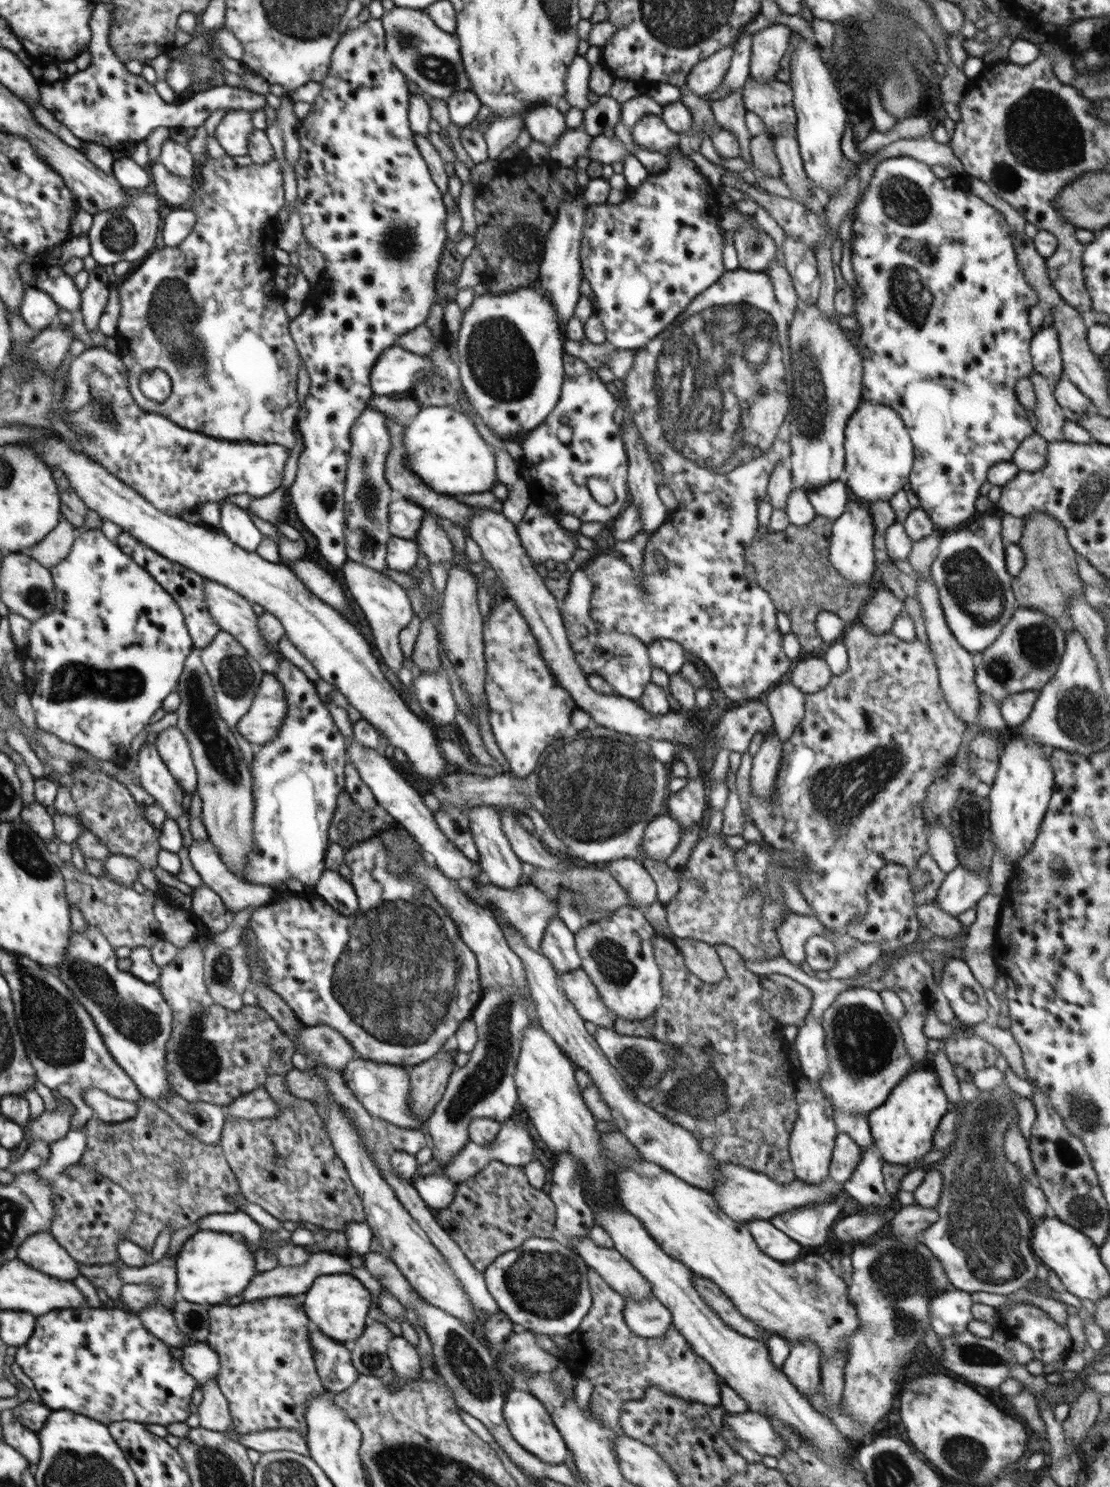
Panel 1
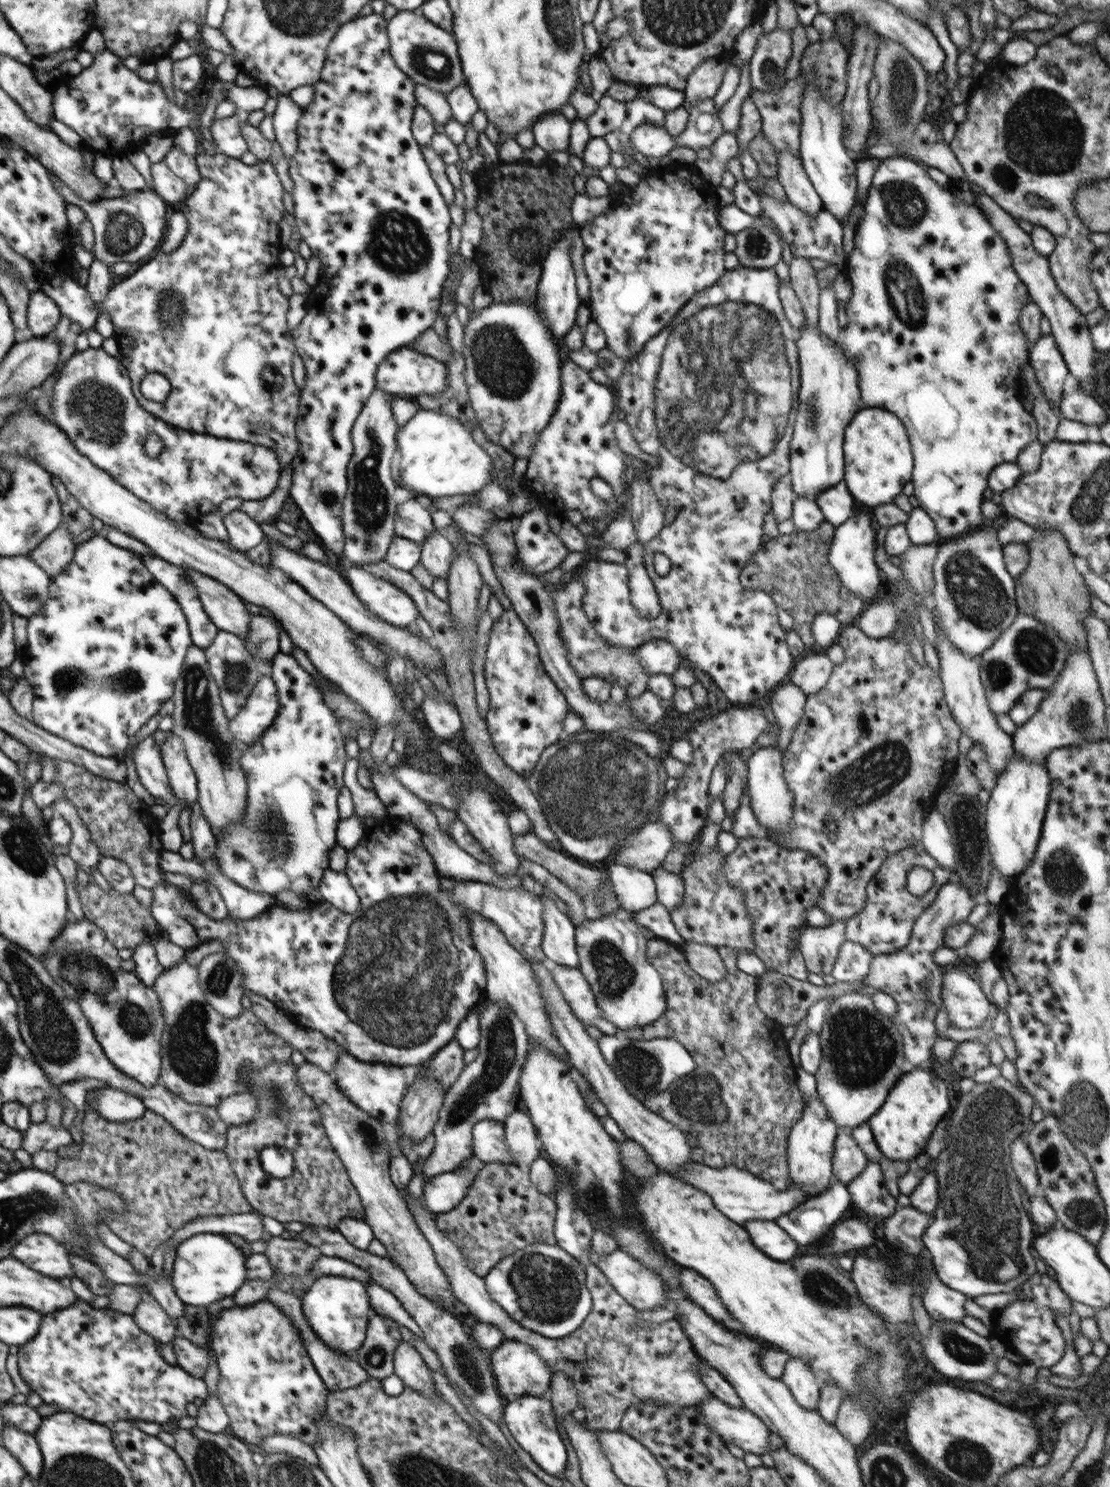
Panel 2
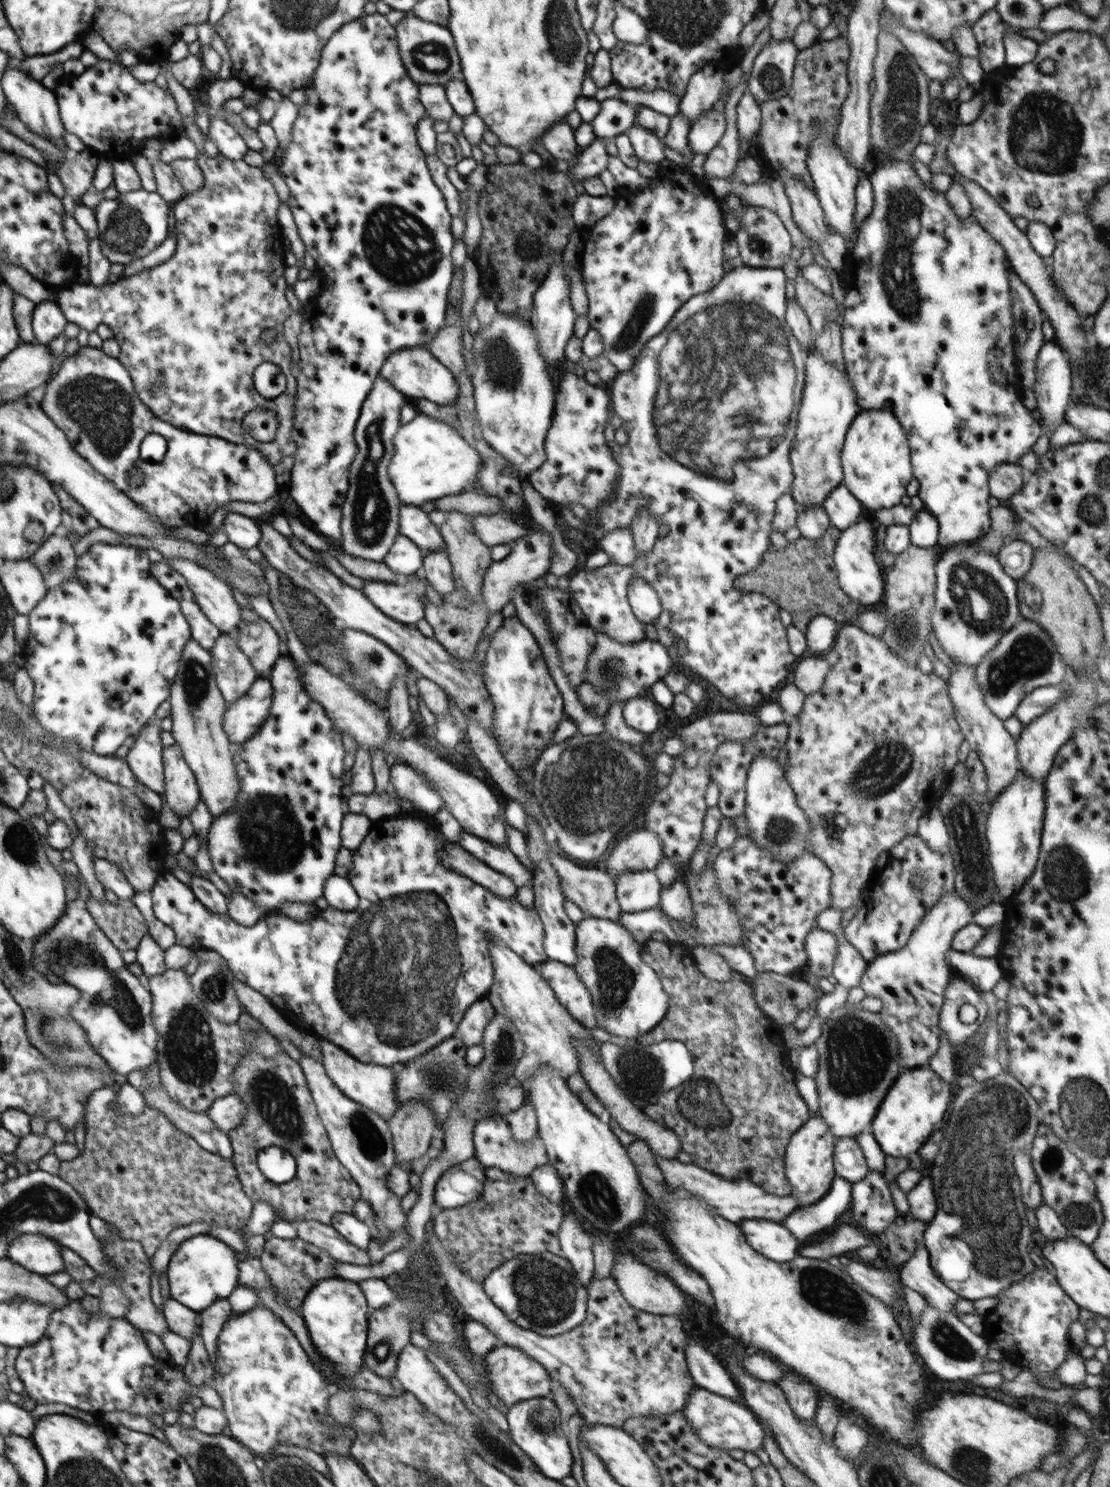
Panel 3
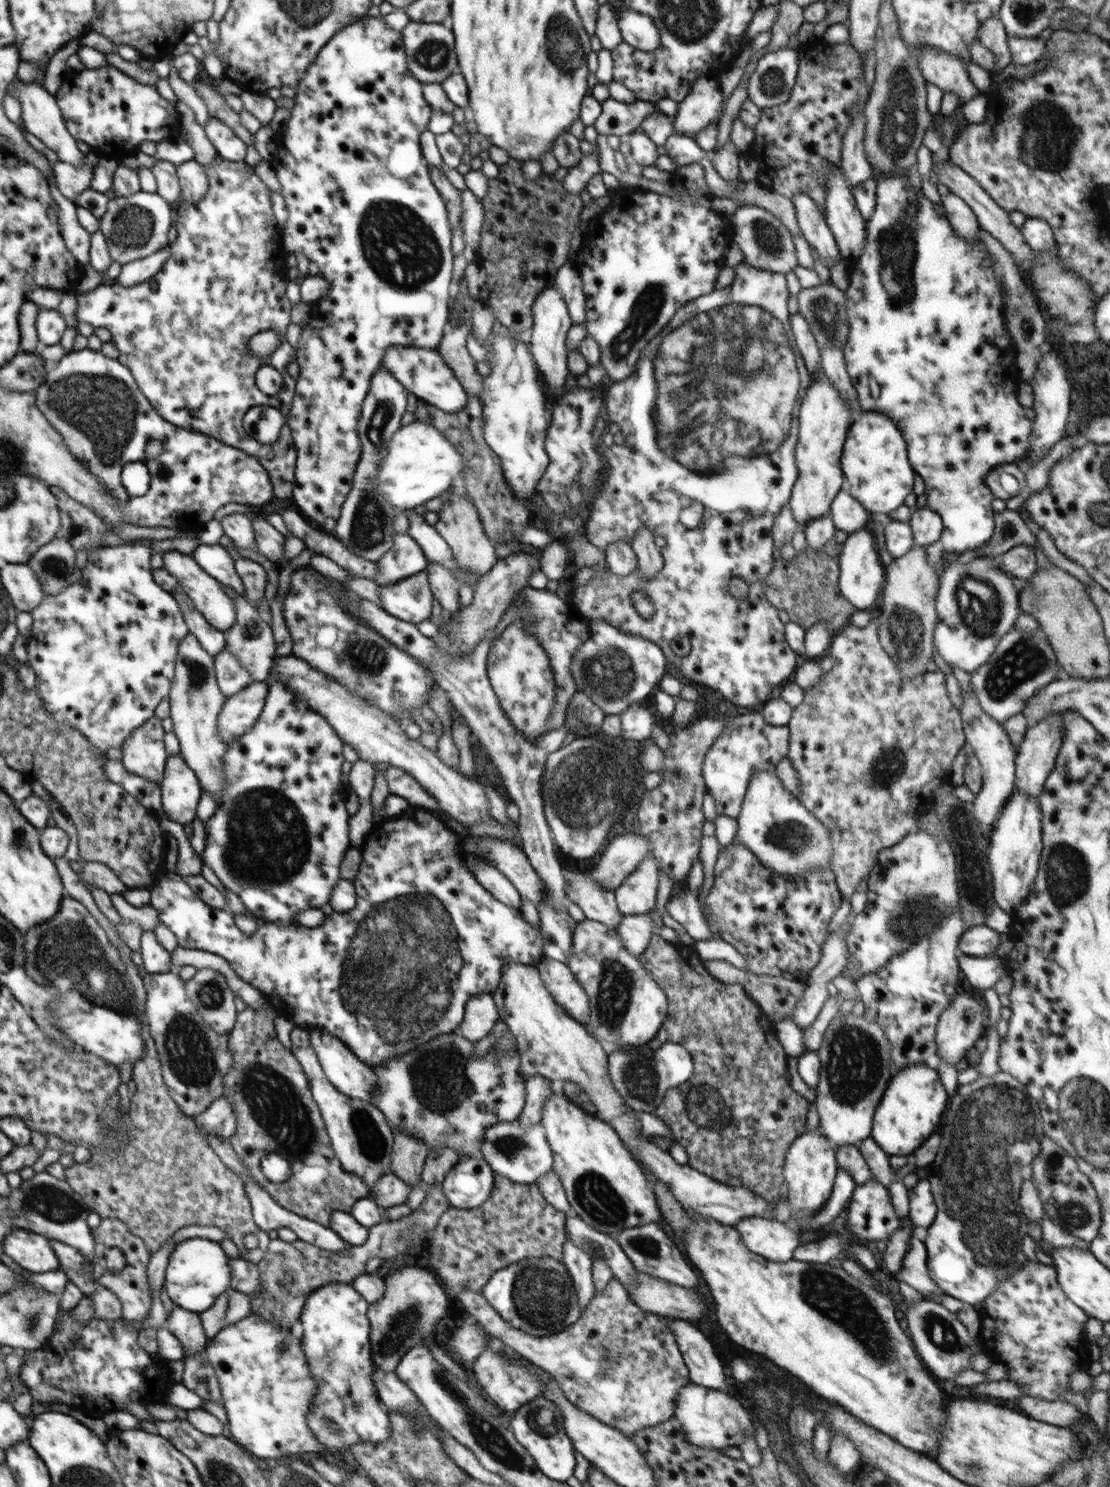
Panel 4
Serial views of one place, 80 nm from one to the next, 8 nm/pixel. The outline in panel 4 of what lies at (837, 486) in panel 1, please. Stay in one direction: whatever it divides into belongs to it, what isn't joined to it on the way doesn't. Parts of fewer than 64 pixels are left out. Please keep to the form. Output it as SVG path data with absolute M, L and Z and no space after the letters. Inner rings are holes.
M847 487L834 497L829 514L837 530L848 534L865 528L868 522L868 511L848 492Z

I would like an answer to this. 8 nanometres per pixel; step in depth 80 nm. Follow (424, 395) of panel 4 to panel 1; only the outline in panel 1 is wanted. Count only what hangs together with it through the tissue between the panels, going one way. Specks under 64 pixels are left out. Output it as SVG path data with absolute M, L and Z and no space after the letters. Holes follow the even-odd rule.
M398 345L385 348L370 373L374 395L404 397L412 393L415 386L427 374L433 374L434 364Z

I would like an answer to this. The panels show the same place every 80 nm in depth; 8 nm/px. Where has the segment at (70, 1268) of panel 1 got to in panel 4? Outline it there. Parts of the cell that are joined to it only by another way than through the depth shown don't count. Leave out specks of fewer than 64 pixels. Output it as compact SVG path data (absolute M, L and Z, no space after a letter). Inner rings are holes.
M13 1228L4 1237L3 1253L30 1272L59 1270L59 1257L50 1240L30 1229Z

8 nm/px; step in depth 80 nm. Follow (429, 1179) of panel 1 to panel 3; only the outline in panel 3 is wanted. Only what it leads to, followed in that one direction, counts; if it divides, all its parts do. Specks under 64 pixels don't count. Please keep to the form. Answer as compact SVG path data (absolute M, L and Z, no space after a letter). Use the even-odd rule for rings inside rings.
M476 1156L447 1169L434 1187L434 1205L437 1206L434 1208L438 1211L458 1208L479 1199L484 1191L486 1166Z

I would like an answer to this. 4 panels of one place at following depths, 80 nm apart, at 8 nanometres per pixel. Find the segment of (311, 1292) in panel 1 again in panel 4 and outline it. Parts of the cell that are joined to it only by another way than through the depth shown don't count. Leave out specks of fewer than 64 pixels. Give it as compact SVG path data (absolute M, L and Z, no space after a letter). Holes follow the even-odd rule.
M331 1282L312 1291L301 1309L301 1349L316 1381L307 1425L331 1458L358 1442L376 1444L391 1437L390 1417L381 1407L372 1380L376 1368L371 1355L368 1305L351 1284Z

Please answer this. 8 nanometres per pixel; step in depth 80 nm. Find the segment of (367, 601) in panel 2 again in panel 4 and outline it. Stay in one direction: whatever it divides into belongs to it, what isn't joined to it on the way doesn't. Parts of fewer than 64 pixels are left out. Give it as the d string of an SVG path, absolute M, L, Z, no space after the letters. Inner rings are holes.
M426 571L410 576L397 584L379 587L381 608L404 622L417 625L430 619L434 596Z

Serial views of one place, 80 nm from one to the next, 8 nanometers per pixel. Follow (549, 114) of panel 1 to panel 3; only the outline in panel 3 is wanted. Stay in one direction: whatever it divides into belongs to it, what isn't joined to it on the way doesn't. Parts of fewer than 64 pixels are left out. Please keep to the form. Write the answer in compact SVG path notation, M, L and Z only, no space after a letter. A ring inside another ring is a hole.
M566 121L556 123L554 127L546 130L540 137L540 143L555 160L568 161L576 157L576 151L581 151L574 139L574 131Z

